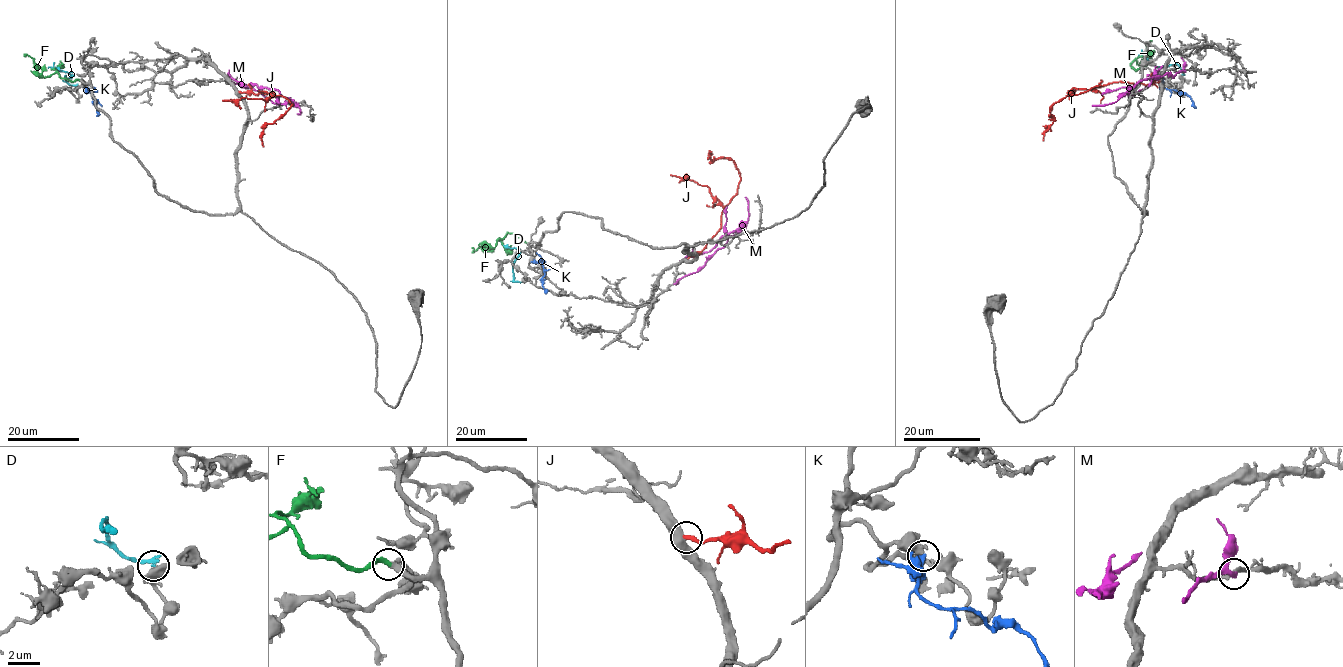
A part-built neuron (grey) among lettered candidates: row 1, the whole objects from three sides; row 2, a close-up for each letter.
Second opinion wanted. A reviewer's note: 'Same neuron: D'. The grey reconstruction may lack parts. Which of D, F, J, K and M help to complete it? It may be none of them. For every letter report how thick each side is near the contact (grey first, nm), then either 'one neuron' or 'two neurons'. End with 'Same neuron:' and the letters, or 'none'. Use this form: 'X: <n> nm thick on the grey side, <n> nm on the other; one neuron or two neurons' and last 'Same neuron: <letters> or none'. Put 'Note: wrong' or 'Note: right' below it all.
D: 600 nm thick on the grey side, 260 nm on the other; two neurons
F: 320 nm thick on the grey side, 260 nm on the other; one neuron
J: 550 nm thick on the grey side, 240 nm on the other; two neurons
K: 550 nm thick on the grey side, 460 nm on the other; two neurons
M: 240 nm thick on the grey side, 200 nm on the other; two neurons
Same neuron: F
Note: wrong

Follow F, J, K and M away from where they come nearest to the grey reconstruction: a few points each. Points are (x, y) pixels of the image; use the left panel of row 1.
F: (79, 80), (69, 81), (57, 72), (43, 77), (34, 60), (24, 56)
J: (238, 92), (273, 93), (292, 104), (264, 129), (261, 138), (264, 146)
K: (85, 87), (94, 95), (98, 116)
M: (226, 82), (274, 88), (289, 101), (274, 103), (230, 77)

